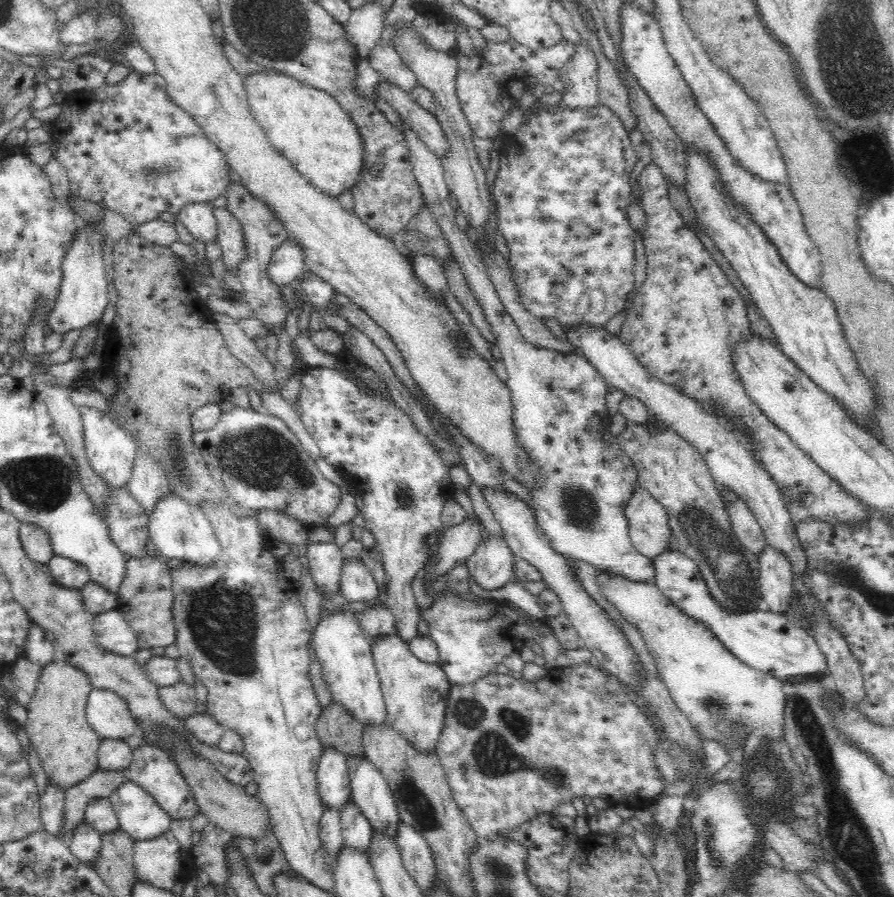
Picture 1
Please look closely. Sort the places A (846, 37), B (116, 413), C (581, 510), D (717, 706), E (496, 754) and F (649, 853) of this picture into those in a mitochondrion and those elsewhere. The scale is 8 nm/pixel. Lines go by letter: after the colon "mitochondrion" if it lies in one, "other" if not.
A: mitochondrion
B: other
C: mitochondrion
D: mitochondrion
E: mitochondrion
F: other

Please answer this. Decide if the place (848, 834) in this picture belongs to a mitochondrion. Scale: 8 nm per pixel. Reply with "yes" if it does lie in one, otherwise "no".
yes

